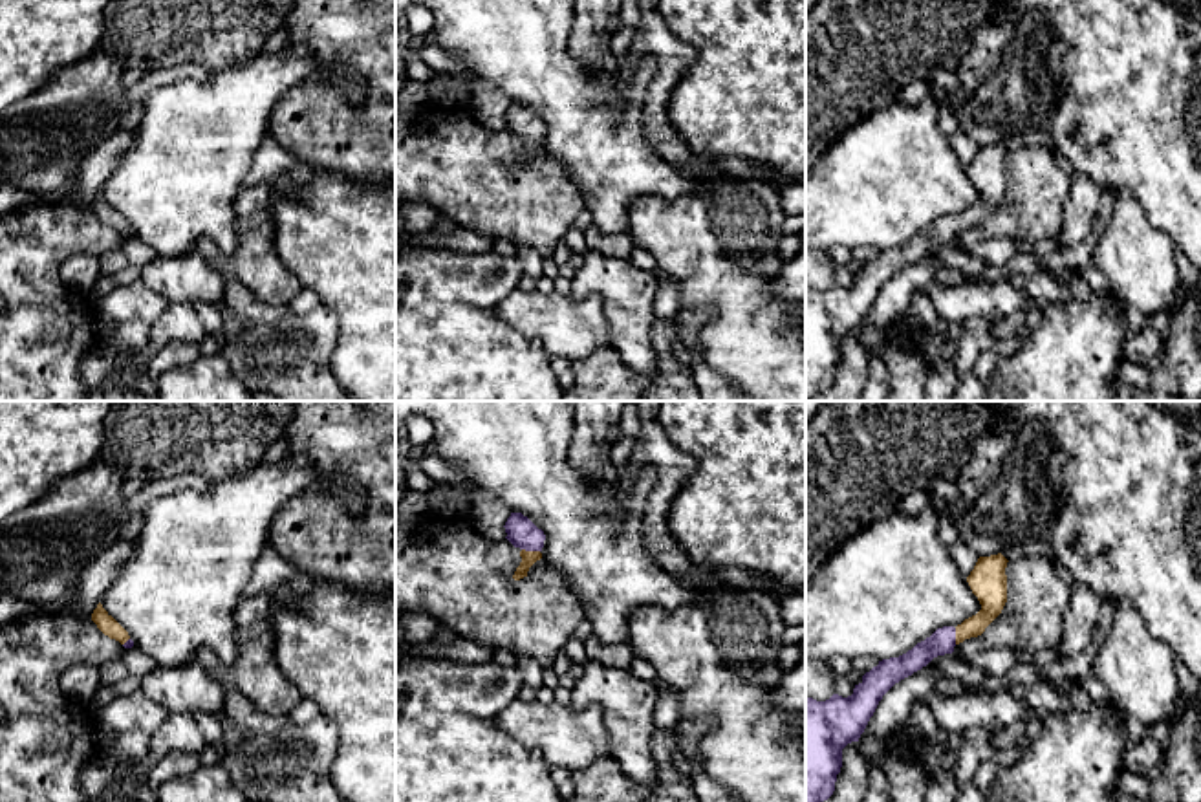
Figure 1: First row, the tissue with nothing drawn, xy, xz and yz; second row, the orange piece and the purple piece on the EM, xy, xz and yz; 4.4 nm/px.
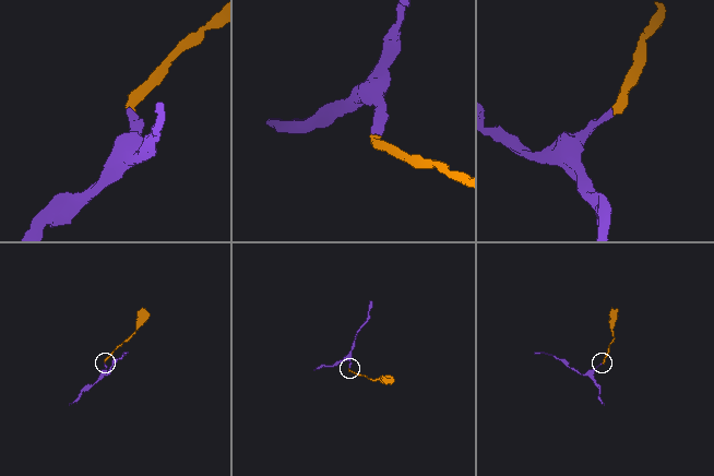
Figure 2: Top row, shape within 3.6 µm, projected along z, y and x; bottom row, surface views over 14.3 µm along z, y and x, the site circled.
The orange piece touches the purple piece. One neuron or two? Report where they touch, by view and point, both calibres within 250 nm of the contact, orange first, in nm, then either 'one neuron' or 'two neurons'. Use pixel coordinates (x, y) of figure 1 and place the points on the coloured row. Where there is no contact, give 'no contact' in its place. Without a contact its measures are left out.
contact xz (531, 552); calibres 60 and 130 nm; one neuron

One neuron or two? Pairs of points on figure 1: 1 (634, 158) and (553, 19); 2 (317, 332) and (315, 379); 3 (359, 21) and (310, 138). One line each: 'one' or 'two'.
1: one
2: one
3: one

